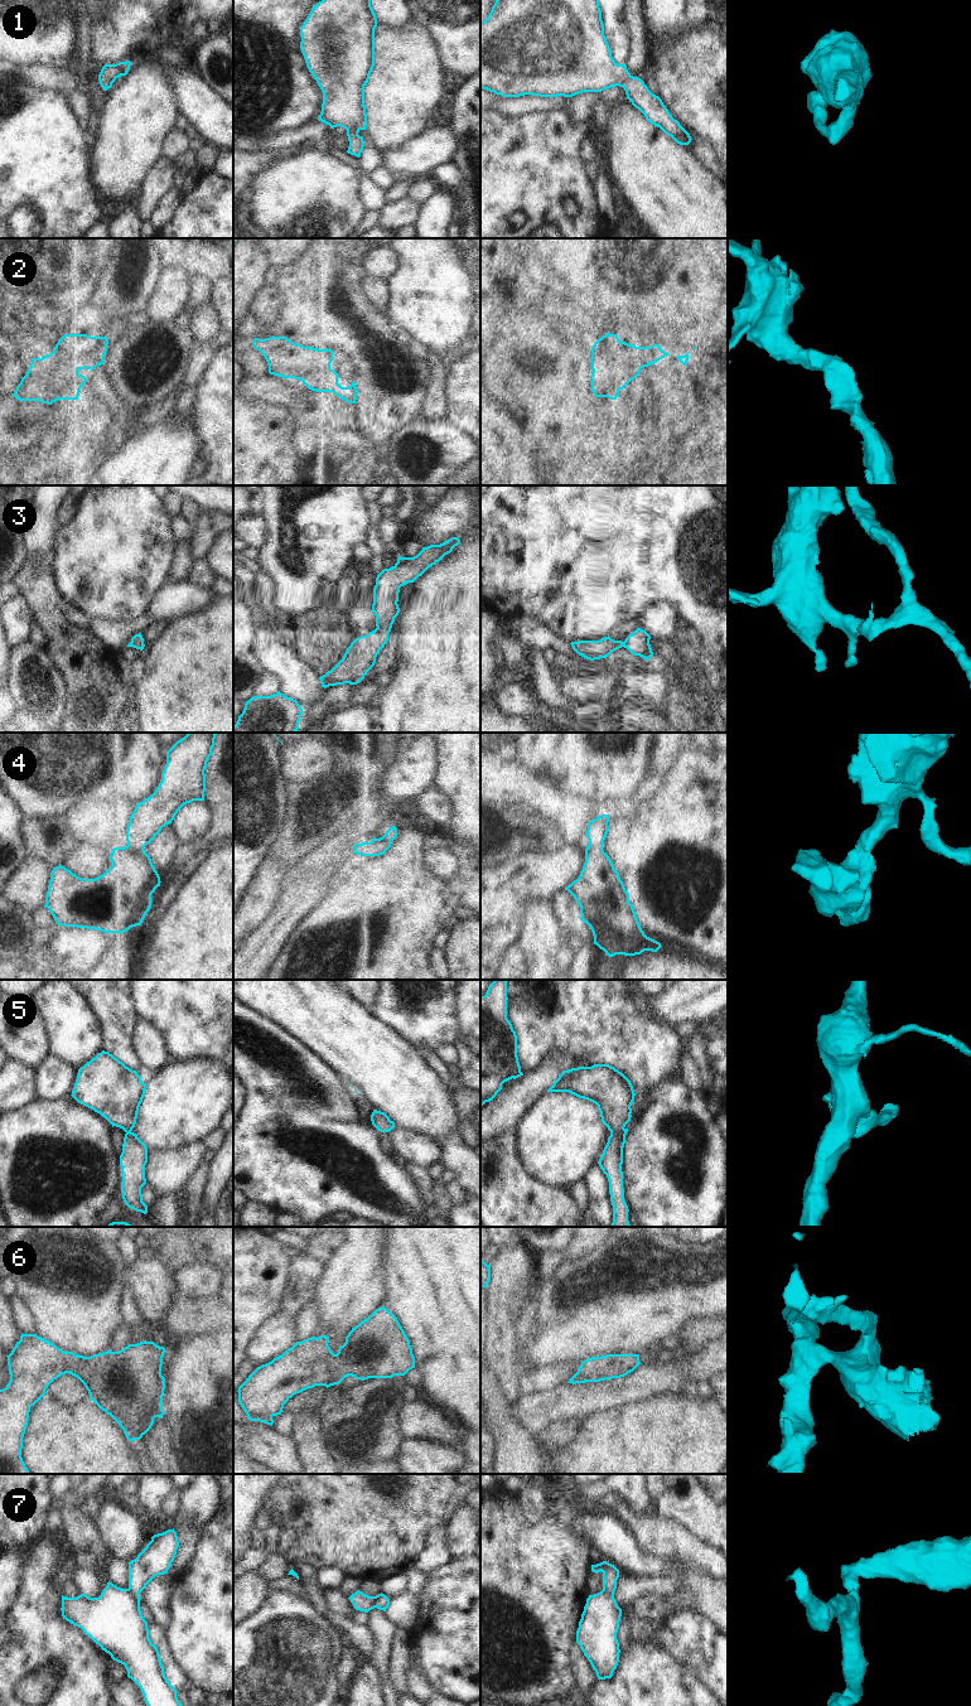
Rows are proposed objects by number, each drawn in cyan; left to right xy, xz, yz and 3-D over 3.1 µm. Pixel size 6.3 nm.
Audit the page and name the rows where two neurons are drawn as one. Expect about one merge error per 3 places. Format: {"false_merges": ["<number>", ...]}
{"false_merges": ["7"]}

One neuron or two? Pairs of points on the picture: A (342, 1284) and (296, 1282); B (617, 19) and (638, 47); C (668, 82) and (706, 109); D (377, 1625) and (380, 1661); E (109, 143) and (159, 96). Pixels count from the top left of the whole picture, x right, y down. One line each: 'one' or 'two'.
A: two
B: two
C: one
D: one
E: one

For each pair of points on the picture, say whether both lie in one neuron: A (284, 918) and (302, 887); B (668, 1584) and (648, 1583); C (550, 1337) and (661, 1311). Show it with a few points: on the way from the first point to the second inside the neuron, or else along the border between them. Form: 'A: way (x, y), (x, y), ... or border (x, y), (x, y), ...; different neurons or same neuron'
A: way (289, 911), (300, 894); same neuron
B: way (663, 1584), (653, 1584); same neuron
C: way (578, 1318), (584, 1311), (633, 1311); same neuron

